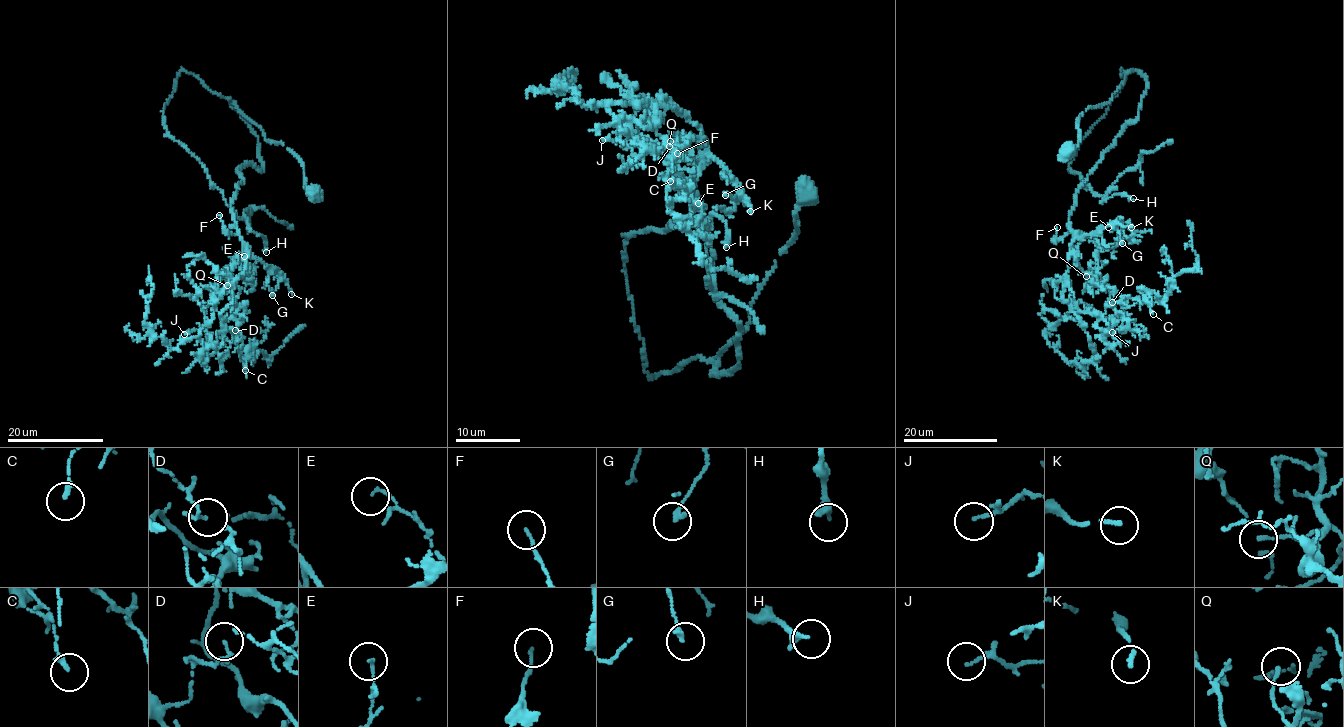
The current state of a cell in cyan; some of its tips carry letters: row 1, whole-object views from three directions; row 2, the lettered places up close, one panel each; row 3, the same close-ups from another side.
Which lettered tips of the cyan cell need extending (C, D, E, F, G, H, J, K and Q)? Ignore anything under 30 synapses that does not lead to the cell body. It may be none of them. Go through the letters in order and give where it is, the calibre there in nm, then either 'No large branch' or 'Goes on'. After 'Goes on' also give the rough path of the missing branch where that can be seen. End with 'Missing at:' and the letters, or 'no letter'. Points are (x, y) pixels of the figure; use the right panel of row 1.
C: Place: (1153, 314). Thickness 200 nm. No large branch
D: Place: (1112, 302). Thickness 150 nm. No large branch
E: Place: (1108, 227). Thickness 120 nm. No large branch
F: Place: (1057, 227). Thickness 100 nm. No large branch
G: Place: (1122, 243). Thickness 160 nm. No large branch
H: Place: (1133, 198). Thickness 300 nm. No large branch
J: Place: (1112, 332). Thickness 110 nm. No large branch
K: Place: (1131, 227). Thickness 170 nm. Goes on. Course of what is missing: (1131, 227), (1146, 209), (1165, 201), (1164, 191)
Q: Place: (1086, 276). Thickness 100 nm. No large branch
Missing at: K

